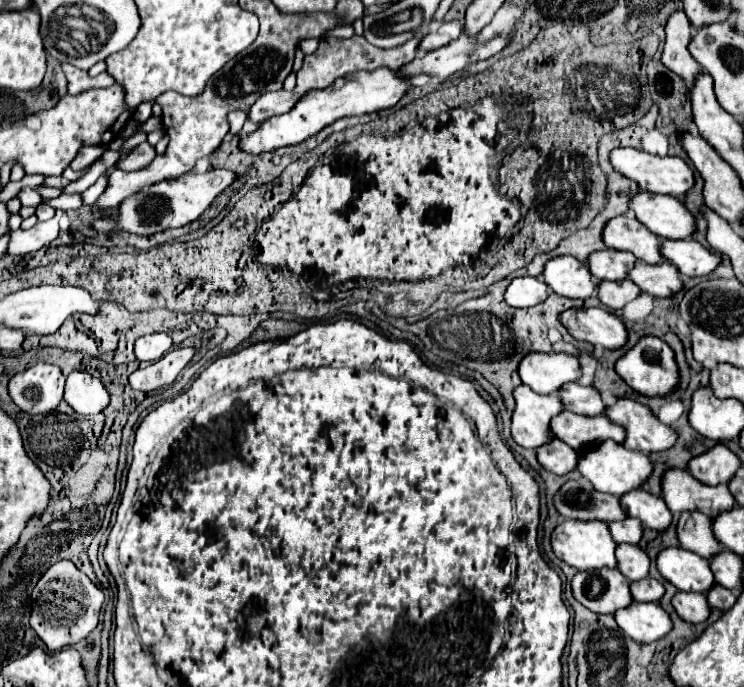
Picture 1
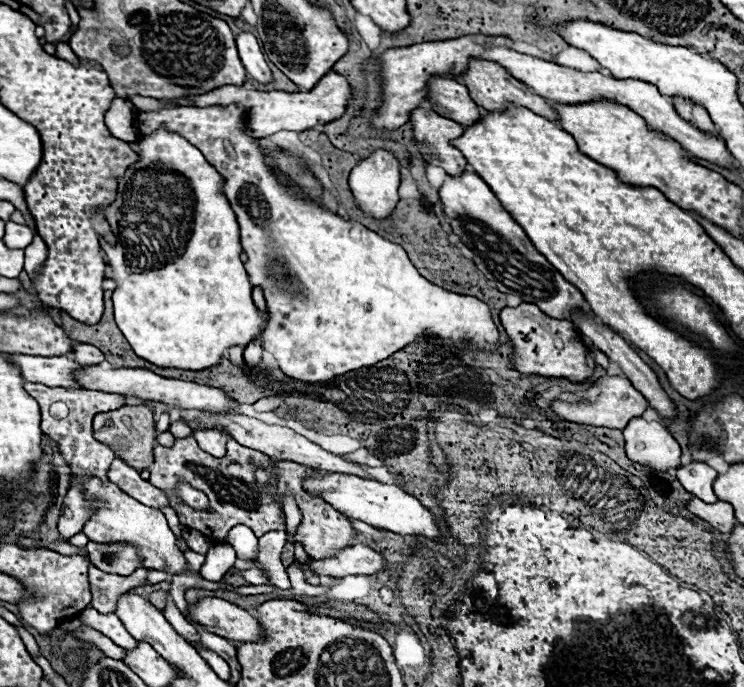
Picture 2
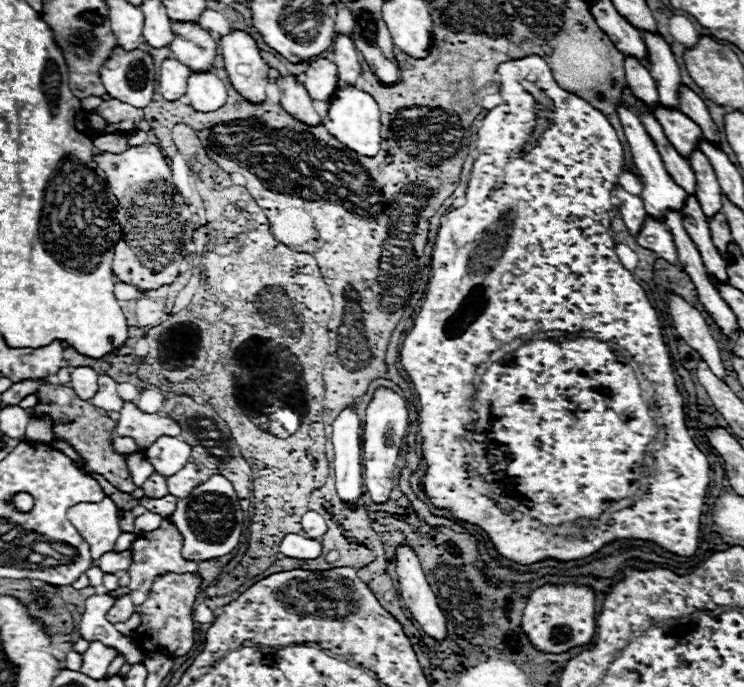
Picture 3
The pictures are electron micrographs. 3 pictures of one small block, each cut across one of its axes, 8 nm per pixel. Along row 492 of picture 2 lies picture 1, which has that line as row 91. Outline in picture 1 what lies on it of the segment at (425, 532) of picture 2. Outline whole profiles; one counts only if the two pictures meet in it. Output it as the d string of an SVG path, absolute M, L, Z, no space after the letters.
M386 66L376 68L372 72L356 72L356 74L342 76L340 80L336 80L336 84L324 90L308 92L308 96L304 96L304 100L300 100L296 108L292 108L292 112L274 116L272 120L264 122L256 132L244 136L240 140L240 148L248 154L262 154L262 152L272 152L282 146L300 144L302 140L320 132L324 126L336 122L338 118L372 114L372 112L380 112L380 110L388 110L396 106L400 98L408 92L408 88L410 88L410 78Z

